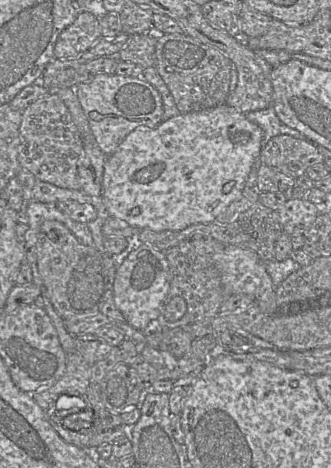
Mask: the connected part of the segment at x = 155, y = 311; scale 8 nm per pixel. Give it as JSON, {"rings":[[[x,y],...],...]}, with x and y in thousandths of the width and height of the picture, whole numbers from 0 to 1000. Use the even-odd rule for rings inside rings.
{"rings":[[[429,519],[387,543],[350,579],[341,607],[347,652],[390,694],[438,707],[459,684],[474,684],[514,609],[517,581],[498,538]]]}

